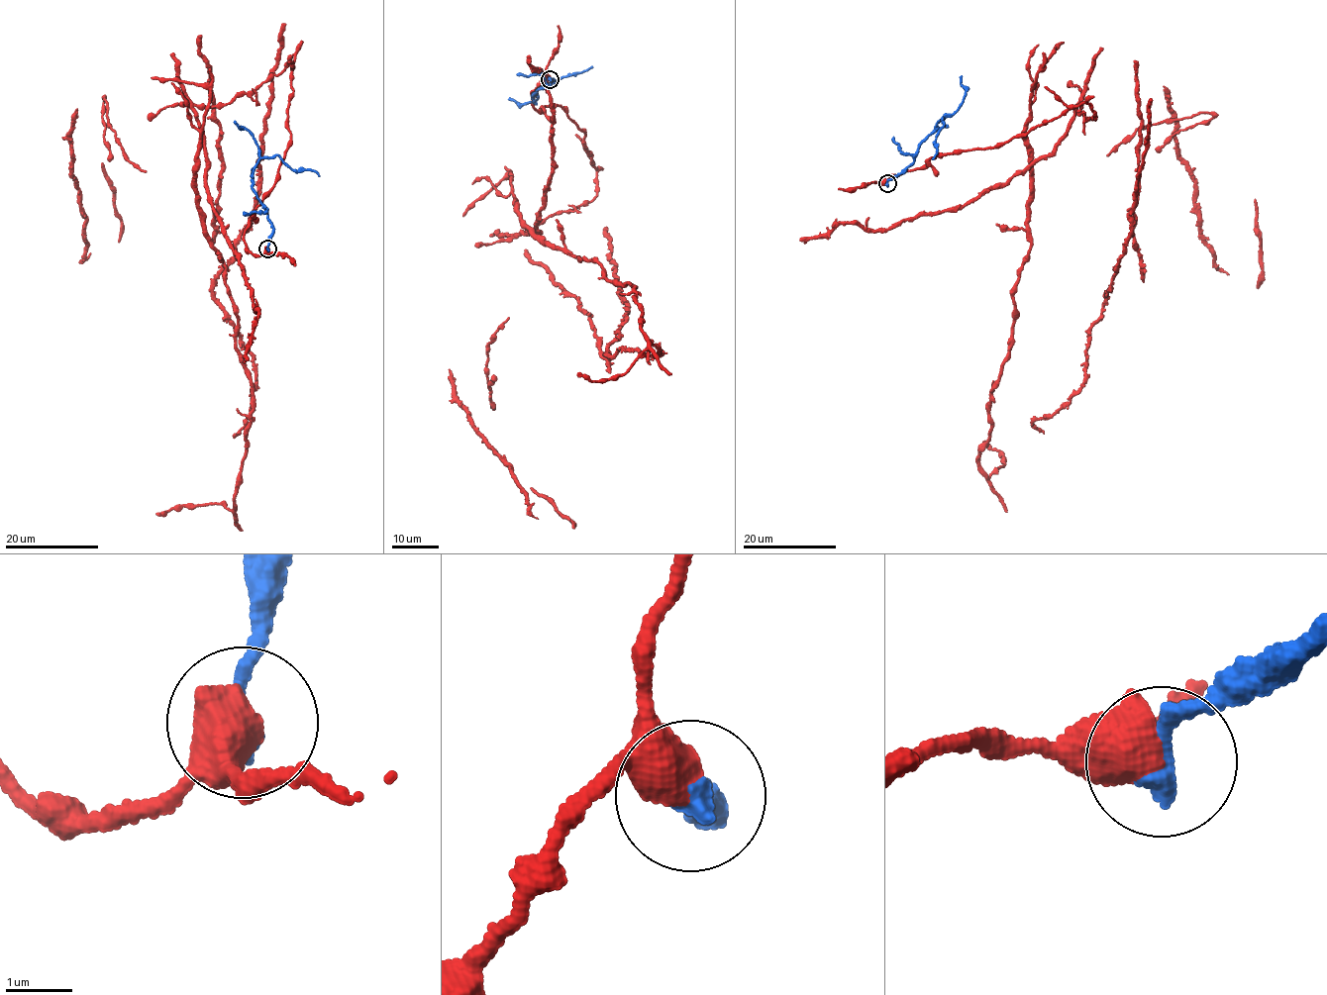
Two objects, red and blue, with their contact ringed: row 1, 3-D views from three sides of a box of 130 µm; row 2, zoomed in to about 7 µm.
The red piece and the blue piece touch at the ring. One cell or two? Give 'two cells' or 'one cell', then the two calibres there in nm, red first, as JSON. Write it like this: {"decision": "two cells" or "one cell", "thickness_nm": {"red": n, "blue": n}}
{"decision": "two cells", "thickness_nm": {"red": 650, "blue": 360}}

